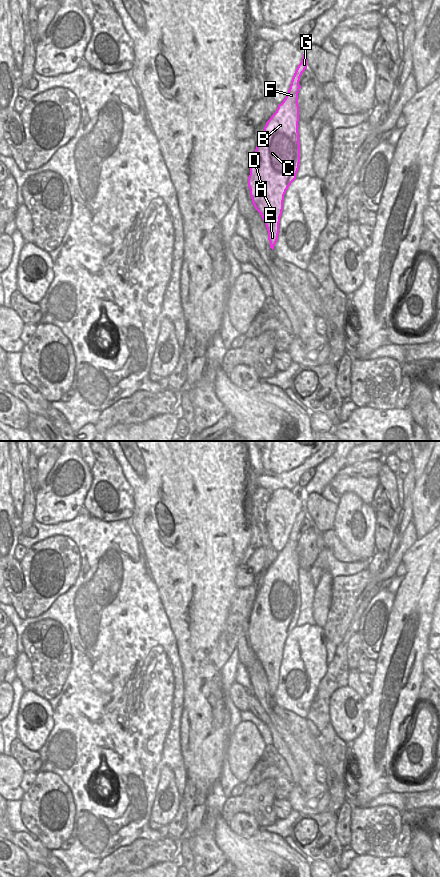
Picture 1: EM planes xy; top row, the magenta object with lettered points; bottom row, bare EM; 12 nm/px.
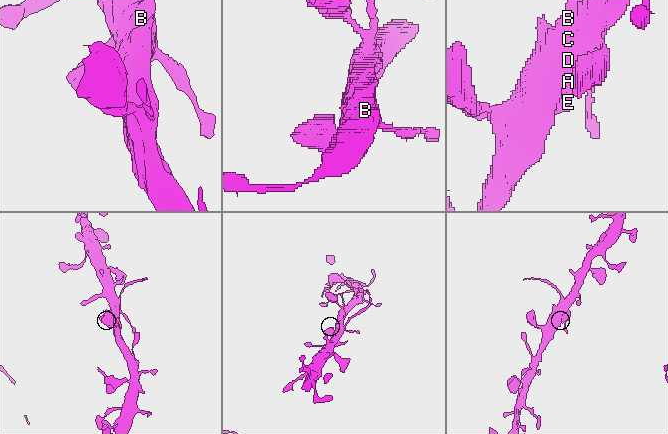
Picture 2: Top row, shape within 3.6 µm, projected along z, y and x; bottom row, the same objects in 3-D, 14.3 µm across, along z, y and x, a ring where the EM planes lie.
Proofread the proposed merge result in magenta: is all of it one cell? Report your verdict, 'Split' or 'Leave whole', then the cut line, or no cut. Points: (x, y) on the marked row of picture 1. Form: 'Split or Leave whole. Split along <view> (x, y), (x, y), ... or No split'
Split. Split along xy (296, 69), (301, 73).

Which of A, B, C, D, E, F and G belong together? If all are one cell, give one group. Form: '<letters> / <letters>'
A B C D E F / G

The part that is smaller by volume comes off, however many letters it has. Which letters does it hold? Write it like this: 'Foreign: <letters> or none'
Foreign: G

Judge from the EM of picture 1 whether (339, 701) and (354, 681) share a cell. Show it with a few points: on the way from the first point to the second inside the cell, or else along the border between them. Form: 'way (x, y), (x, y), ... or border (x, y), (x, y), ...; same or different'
border (347, 685), (362, 699); different

